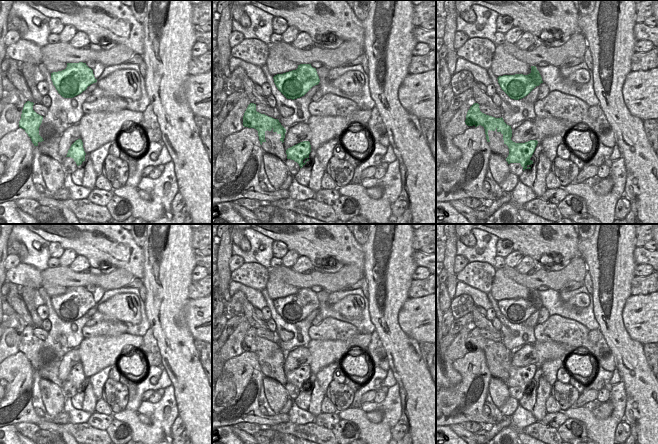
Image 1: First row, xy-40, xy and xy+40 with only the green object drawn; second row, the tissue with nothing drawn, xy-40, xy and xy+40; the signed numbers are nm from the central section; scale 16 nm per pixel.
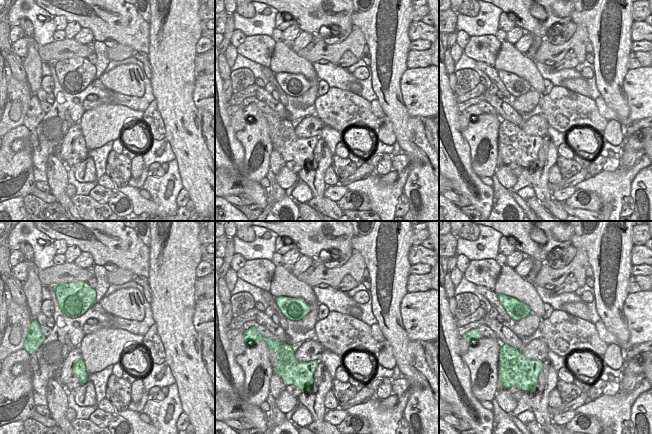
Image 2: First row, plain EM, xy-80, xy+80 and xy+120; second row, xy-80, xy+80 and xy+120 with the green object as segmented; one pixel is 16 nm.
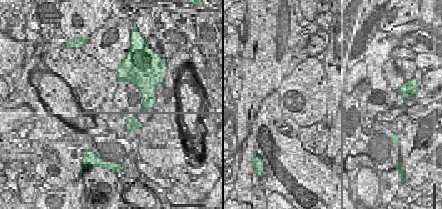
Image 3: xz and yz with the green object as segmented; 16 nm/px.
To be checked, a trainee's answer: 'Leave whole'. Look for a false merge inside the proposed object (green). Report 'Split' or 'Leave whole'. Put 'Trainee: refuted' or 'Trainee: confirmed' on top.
Trainee: refuted
Split

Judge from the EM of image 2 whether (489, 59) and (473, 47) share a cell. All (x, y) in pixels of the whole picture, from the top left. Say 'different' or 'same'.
same

